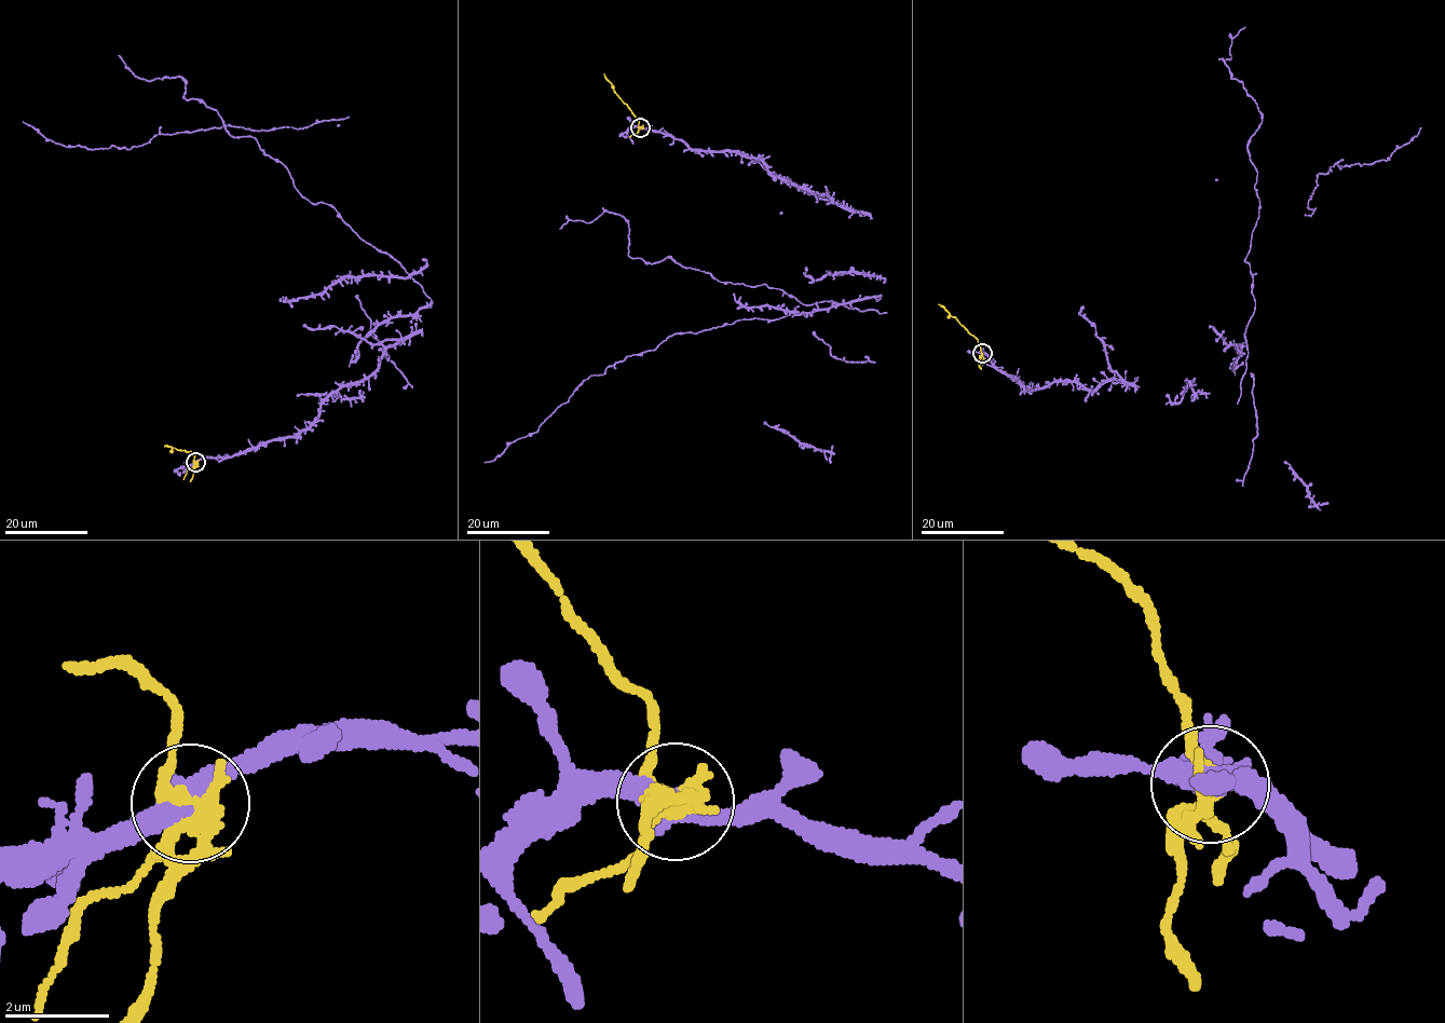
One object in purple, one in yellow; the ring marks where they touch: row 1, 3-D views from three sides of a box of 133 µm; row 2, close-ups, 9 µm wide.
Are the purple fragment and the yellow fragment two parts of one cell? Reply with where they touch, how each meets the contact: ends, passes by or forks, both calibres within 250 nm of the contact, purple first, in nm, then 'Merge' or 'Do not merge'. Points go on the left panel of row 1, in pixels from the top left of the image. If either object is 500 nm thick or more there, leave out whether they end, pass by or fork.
Place: (195, 462). At the ring purple passes by. At the ring yellow forks. Thickness 420 nm (purple) against 320 nm. Do not merge

